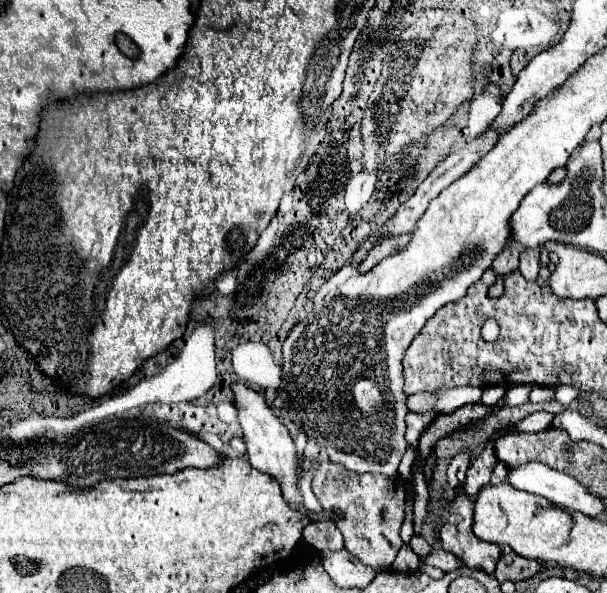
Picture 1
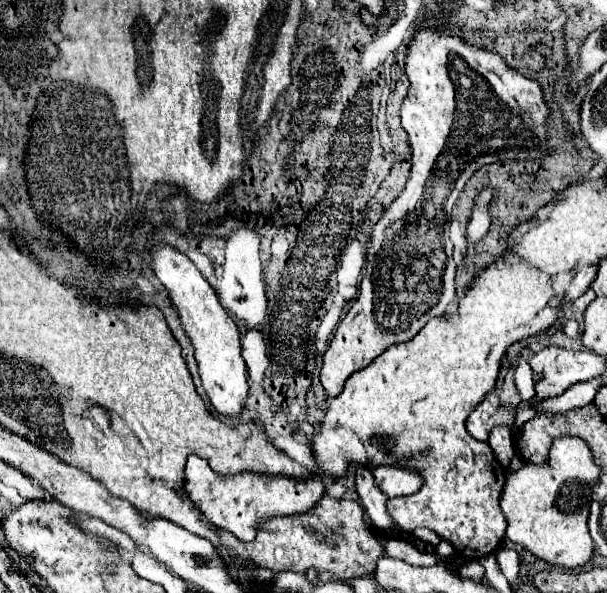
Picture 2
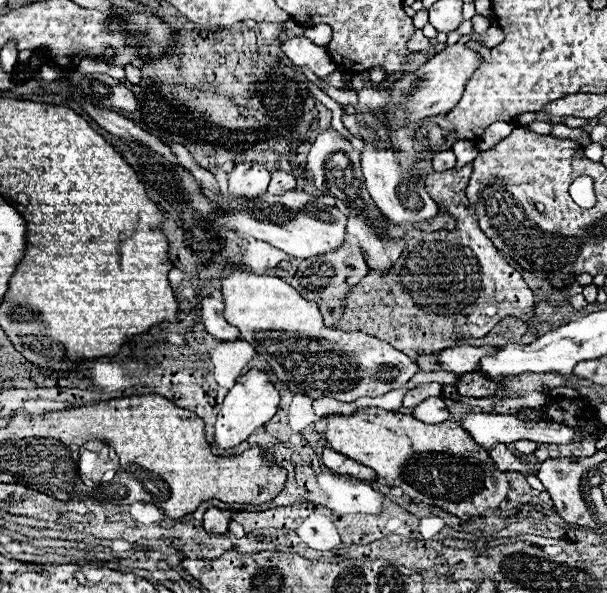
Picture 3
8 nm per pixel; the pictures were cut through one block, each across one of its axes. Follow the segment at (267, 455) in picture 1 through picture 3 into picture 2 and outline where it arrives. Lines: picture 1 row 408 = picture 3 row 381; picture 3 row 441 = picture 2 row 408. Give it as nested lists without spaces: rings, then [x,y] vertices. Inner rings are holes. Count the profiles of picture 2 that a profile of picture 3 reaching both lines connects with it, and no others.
[[[156,246],[152,248],[152,256],[154,256],[152,268],[158,280],[168,290],[172,304],[176,306],[182,318],[182,326],[196,348],[200,378],[212,406],[222,416],[228,416],[228,418],[240,416],[246,406],[250,386],[248,386],[246,362],[242,358],[242,348],[240,348],[238,326],[220,306],[216,292],[212,290],[208,280],[200,274],[200,270],[194,266],[194,262],[186,254],[170,246]]]

